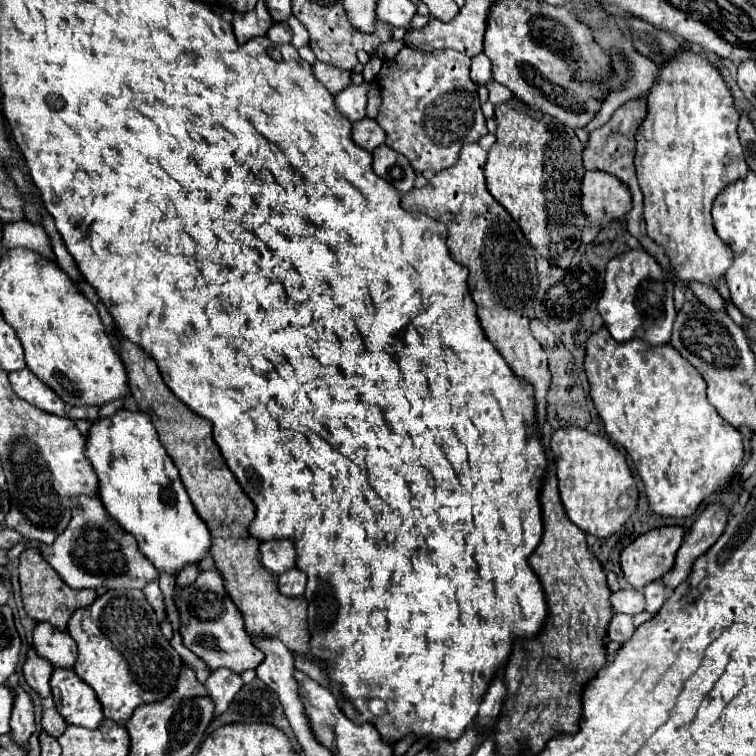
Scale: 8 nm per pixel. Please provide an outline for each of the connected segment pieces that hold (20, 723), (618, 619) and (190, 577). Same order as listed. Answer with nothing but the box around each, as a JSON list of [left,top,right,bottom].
[[11,688,35,750],[609,614,635,644],[176,564,199,587]]

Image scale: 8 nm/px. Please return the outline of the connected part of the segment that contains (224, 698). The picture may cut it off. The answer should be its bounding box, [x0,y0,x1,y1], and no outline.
[205,668,243,716]

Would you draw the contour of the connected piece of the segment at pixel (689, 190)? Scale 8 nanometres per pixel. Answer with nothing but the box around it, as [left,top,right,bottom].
[635,48,749,286]

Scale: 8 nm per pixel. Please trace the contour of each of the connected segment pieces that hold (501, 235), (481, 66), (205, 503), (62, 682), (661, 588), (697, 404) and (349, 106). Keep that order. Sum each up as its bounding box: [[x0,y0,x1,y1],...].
[[401,144,549,428],[471,54,491,84],[115,332,315,660],[51,670,105,730],[643,580,667,614],[585,326,743,518],[335,82,369,122]]

